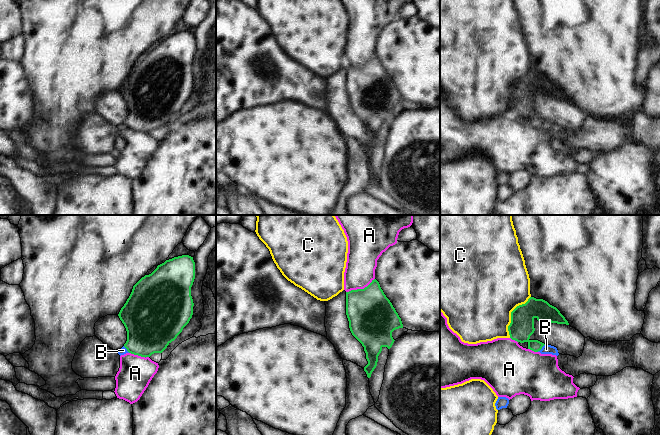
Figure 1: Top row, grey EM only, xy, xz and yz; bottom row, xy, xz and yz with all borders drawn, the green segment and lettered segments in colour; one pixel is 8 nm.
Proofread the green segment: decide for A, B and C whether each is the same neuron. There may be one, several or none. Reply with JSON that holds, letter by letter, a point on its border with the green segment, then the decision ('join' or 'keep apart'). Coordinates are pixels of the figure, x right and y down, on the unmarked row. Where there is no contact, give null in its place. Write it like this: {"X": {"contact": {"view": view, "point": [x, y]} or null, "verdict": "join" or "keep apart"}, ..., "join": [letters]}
{"A": {"contact": {"view": "xz", "point": [360, 65]}, "verdict": "keep apart"}, "B": {"contact": {"view": "yz", "point": [541, 124]}, "verdict": "join"}, "C": {"contact": {"view": "yz", "point": [511, 91]}, "verdict": "keep apart"}, "join": ["B"]}

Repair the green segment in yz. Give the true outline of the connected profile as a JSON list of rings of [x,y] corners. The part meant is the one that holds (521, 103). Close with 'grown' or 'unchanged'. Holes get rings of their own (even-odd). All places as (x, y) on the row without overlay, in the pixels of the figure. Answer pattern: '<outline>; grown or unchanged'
[[[530,73],[525,80],[517,82],[511,88],[511,99],[508,102],[510,114],[520,119],[527,118],[528,125],[534,128],[558,132],[559,129],[556,123],[530,115],[535,107],[535,94],[538,97],[569,101],[556,83],[543,75]]]; grown

